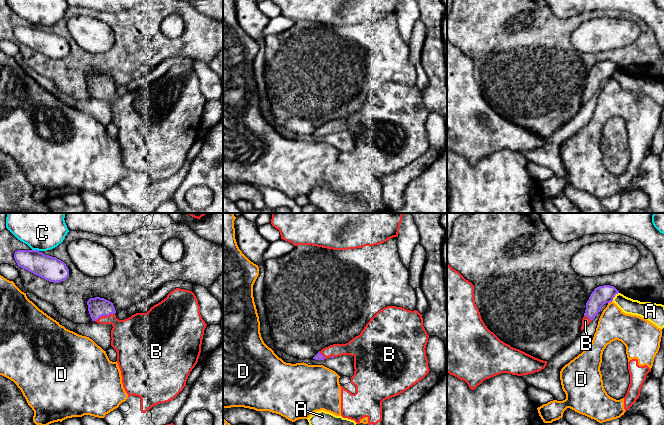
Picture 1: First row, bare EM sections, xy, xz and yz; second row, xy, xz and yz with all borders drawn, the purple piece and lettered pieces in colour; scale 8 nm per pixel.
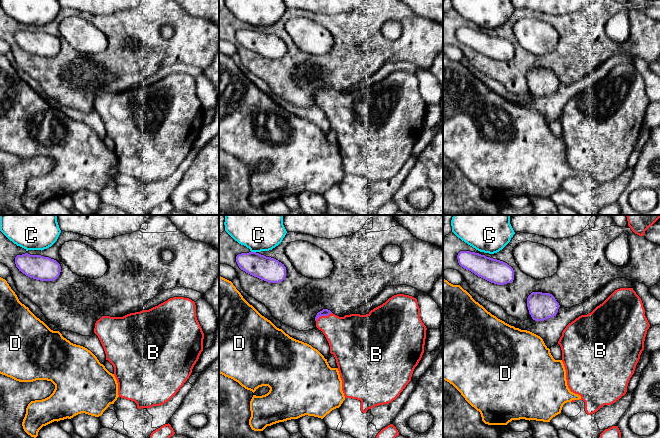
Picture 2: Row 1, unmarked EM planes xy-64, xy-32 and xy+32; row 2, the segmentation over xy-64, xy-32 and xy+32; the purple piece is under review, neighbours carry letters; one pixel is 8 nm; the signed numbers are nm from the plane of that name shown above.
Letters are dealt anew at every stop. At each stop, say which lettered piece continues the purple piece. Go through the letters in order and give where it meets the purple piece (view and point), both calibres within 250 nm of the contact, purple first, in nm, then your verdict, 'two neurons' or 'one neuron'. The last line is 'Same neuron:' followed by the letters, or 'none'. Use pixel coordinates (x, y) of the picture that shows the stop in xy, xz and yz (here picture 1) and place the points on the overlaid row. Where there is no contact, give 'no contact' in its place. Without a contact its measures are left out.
A: meets purple in yz at (614, 296); 150 nm thick on the purple side, 130 nm on the other; two neurons
B: meets purple in xy at (104, 315); 160 nm thick on the purple side, 260 nm on the other; one neuron
C: meets purple in xy at (35, 250); 190 nm thick on the purple side, 440 nm on the other; two neurons
D: meets purple in yz at (609, 302); 150 nm thick on the purple side, 240 nm on the other; two neurons
Same neuron: B

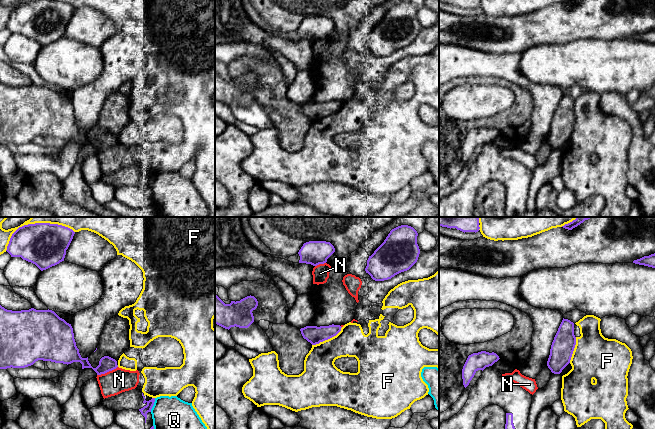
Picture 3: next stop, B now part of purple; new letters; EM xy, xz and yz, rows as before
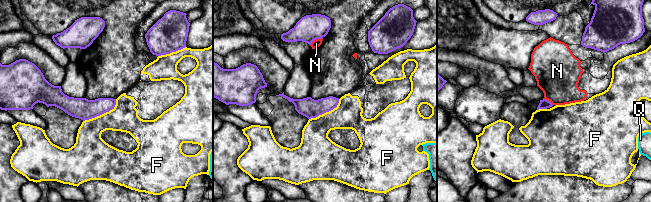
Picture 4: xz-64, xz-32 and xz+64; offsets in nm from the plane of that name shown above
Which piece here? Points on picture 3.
F: meets purple in xz at (327, 339); 140 nm thick on the purple side, 260 nm on the other; two neurons
N: meets purple in xy at (107, 371); 120 nm thick on the purple side, 200 nm on the other; two neurons
Q: meets purple in xy at (153, 404); 60 nm thick on the purple side, 260 nm on the other; one neuron
Same neuron: Q

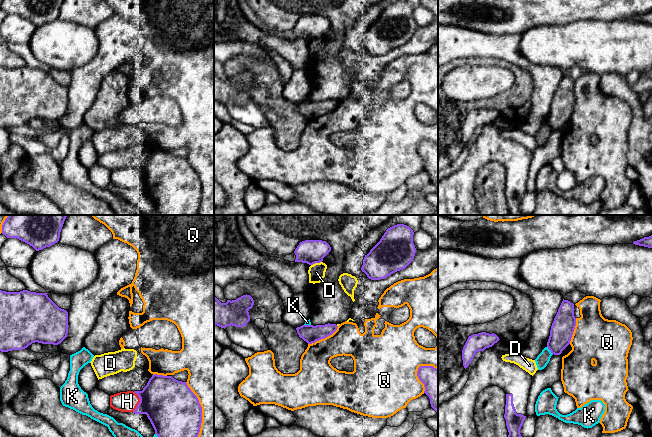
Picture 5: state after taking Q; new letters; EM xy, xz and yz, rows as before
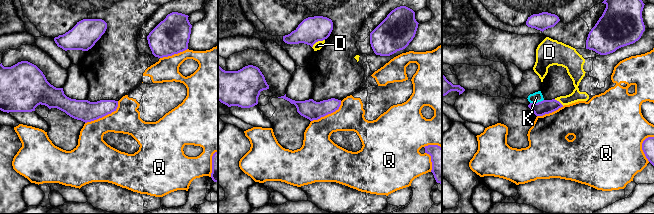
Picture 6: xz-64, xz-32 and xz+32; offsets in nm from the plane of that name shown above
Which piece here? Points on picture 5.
D: meets purple in xz at (316, 262); 190 nm thick on the purple side, 130 nm on the other; two neurons
H: meets purple in xy at (139, 402); 420 nm thick on the purple side, 160 nm on the other; two neurons
K: meets purple in yz at (549, 349); 180 nm thick on the purple side, 100 nm on the other; two neurons
Q: meets purple in xy at (201, 409); 420 nm thick on the purple side, 360 nm on the other; two neurons
Same neuron: none

